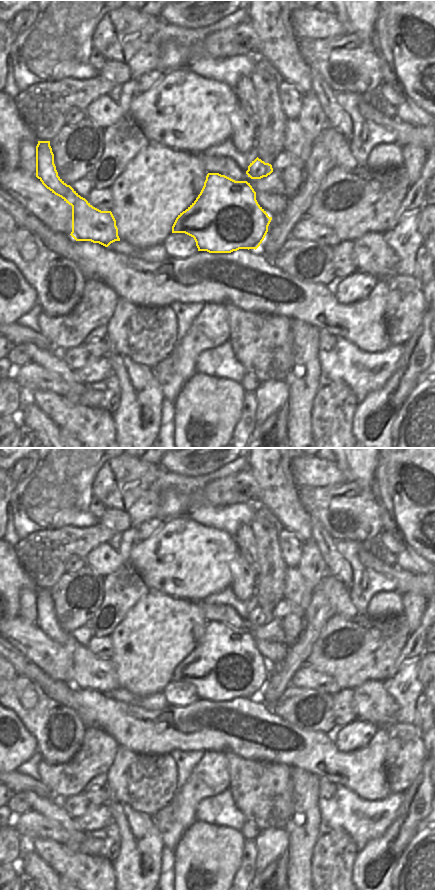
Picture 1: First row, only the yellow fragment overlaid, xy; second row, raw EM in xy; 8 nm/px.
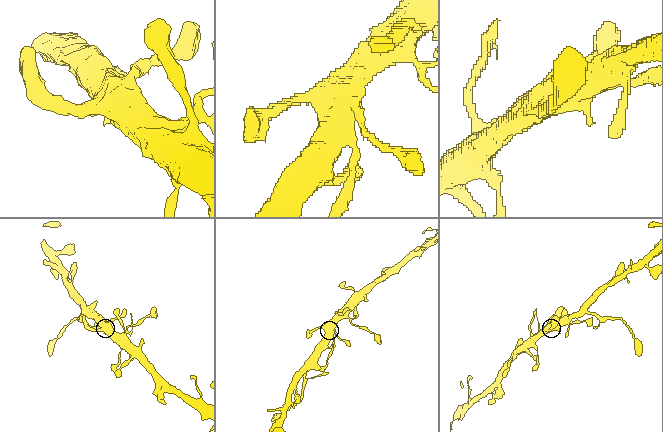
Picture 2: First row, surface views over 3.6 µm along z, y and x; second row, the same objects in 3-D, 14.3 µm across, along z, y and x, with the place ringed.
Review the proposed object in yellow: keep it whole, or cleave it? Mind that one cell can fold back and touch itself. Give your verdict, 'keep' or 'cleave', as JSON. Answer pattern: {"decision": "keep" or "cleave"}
{"decision": "keep"}

